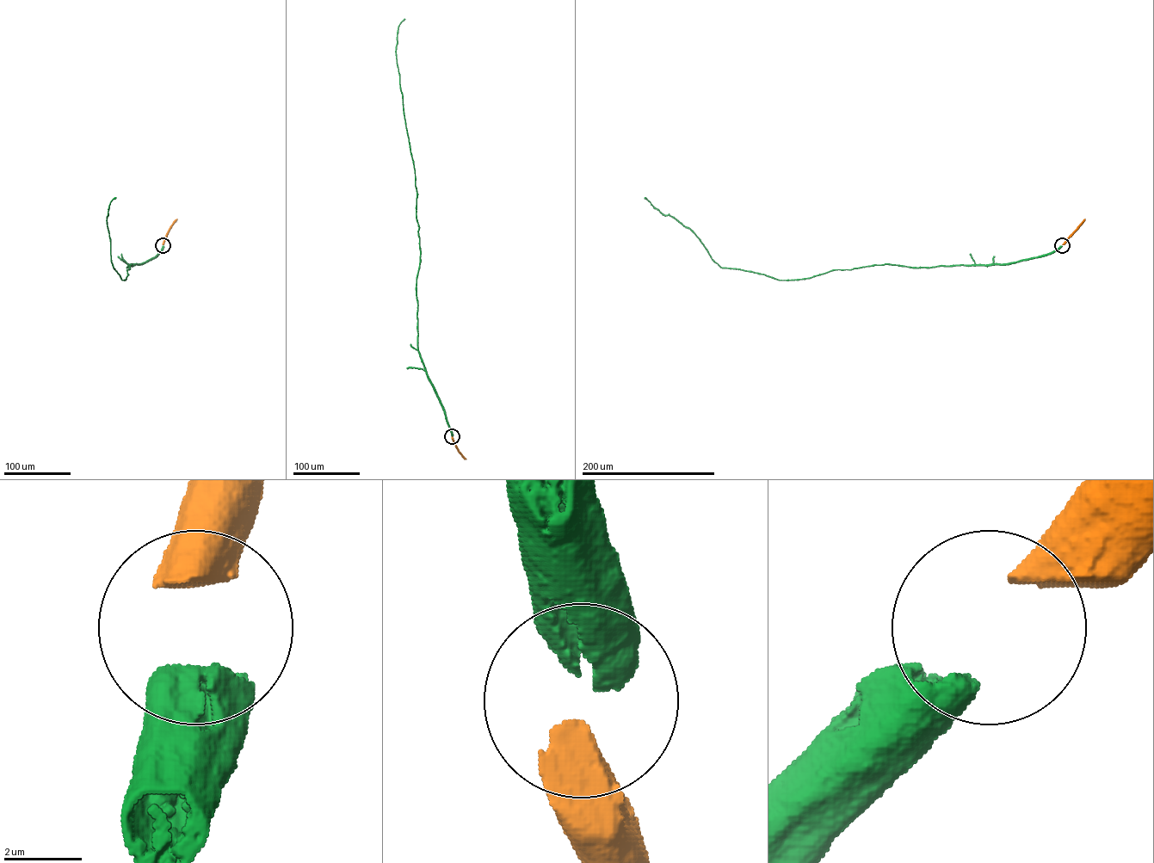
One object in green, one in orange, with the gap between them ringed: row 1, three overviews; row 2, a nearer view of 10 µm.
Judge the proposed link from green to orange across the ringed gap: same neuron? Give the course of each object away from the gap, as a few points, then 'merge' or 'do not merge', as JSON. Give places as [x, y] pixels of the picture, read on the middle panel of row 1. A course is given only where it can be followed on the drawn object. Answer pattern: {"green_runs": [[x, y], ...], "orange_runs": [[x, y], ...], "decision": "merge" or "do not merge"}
{"green_runs": [[453, 436], [433, 385]], "orange_runs": [[452, 436], [457, 449], [466, 459]], "decision": "do not merge"}

